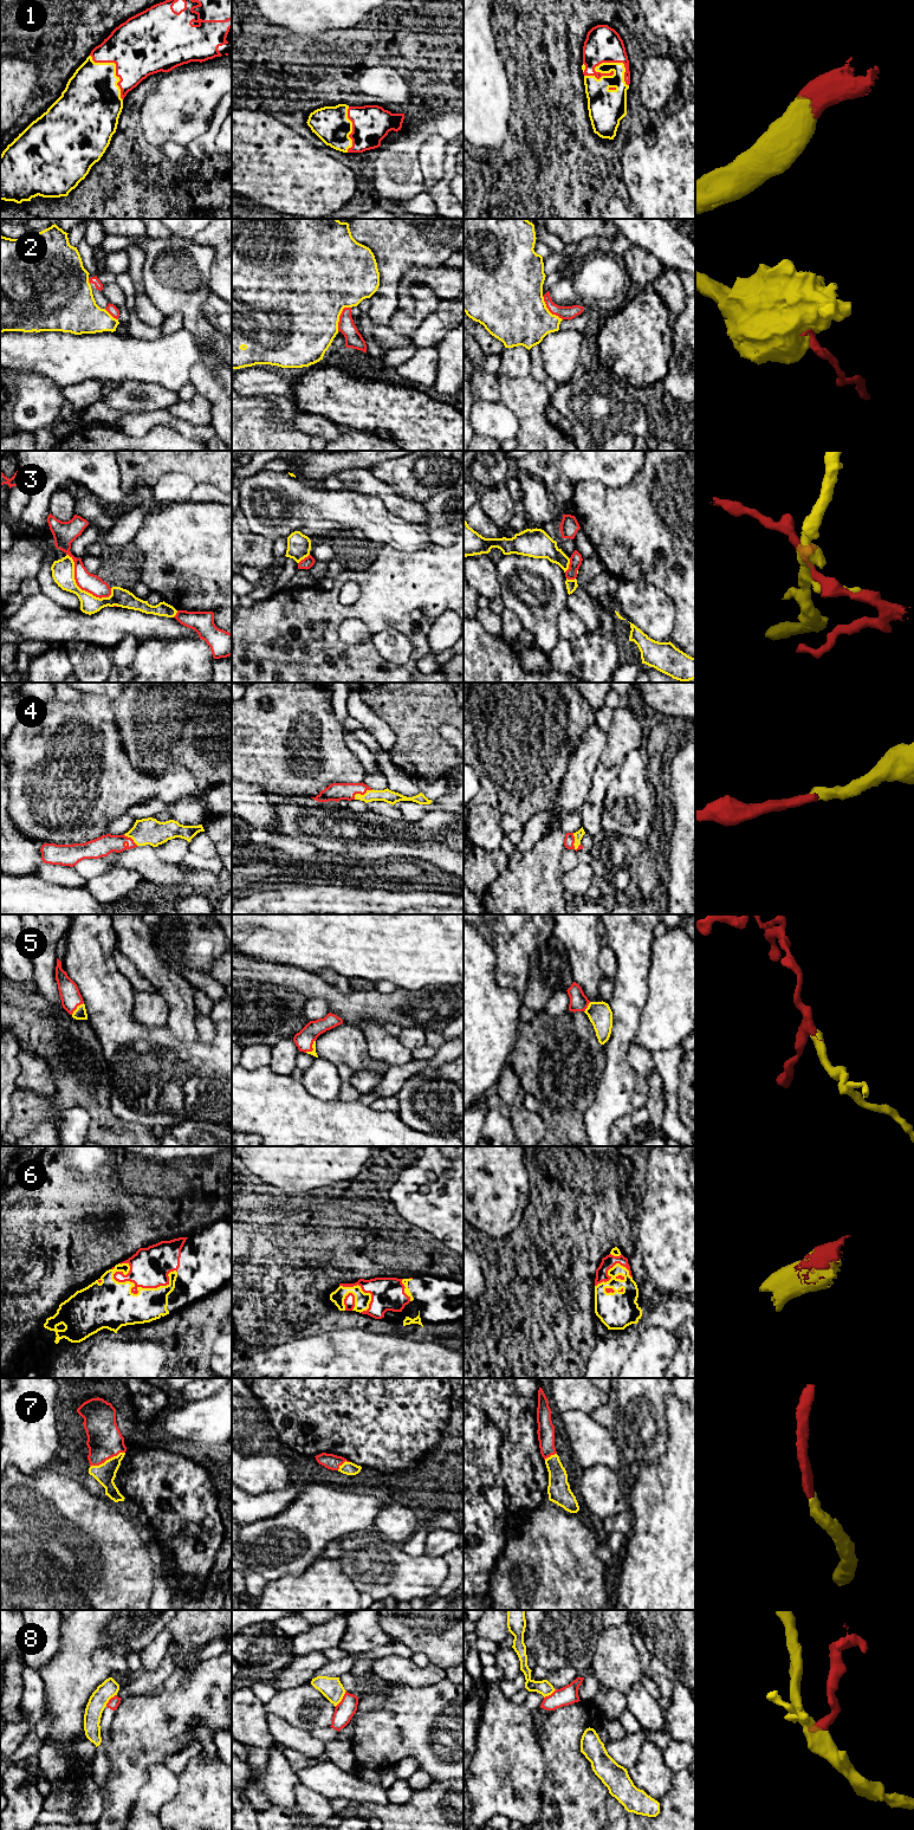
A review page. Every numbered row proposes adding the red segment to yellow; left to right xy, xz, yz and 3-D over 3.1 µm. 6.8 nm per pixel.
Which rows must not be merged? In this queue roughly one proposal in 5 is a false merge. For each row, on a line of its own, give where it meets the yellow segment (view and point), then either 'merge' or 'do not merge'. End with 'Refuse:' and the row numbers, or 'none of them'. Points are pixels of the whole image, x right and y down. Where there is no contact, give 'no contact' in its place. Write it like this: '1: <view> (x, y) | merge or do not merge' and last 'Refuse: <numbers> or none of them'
1: yz (607, 63) | merge
2: xz (339, 315) | do not merge
3: xy (78, 587) | do not merge
4: xz (362, 795) | merge
5: xy (77, 1008) | merge
6: xy (148, 1288) | merge
7: xy (107, 1460) | merge
8: xz (342, 1698) | do not merge
Refuse: 2, 3, 8

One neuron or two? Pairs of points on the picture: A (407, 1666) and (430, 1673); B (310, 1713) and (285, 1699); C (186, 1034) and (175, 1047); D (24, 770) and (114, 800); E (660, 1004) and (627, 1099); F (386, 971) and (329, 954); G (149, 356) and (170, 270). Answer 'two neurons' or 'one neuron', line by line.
A: one neuron
B: one neuron
C: two neurons
D: one neuron
E: two neurons
F: one neuron
G: two neurons

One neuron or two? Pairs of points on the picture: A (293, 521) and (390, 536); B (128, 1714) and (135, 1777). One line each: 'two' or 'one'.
A: one
B: one

